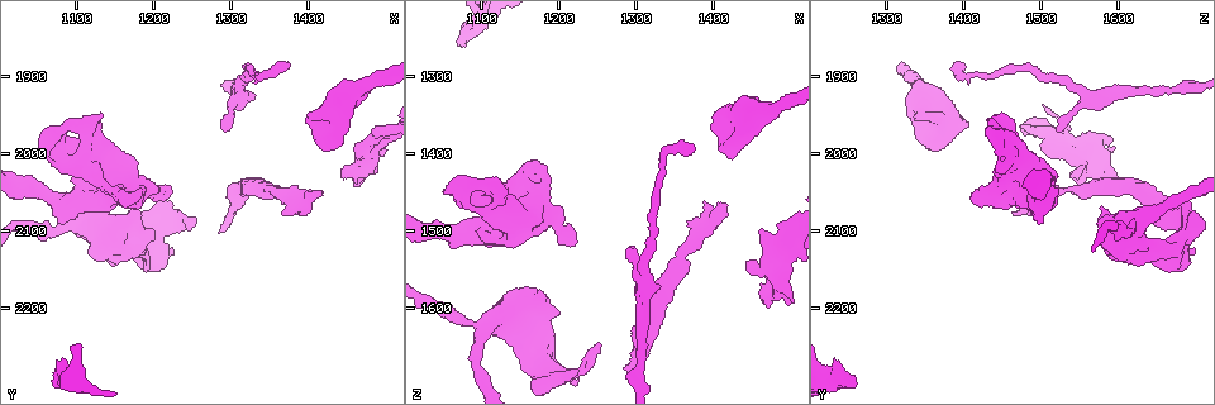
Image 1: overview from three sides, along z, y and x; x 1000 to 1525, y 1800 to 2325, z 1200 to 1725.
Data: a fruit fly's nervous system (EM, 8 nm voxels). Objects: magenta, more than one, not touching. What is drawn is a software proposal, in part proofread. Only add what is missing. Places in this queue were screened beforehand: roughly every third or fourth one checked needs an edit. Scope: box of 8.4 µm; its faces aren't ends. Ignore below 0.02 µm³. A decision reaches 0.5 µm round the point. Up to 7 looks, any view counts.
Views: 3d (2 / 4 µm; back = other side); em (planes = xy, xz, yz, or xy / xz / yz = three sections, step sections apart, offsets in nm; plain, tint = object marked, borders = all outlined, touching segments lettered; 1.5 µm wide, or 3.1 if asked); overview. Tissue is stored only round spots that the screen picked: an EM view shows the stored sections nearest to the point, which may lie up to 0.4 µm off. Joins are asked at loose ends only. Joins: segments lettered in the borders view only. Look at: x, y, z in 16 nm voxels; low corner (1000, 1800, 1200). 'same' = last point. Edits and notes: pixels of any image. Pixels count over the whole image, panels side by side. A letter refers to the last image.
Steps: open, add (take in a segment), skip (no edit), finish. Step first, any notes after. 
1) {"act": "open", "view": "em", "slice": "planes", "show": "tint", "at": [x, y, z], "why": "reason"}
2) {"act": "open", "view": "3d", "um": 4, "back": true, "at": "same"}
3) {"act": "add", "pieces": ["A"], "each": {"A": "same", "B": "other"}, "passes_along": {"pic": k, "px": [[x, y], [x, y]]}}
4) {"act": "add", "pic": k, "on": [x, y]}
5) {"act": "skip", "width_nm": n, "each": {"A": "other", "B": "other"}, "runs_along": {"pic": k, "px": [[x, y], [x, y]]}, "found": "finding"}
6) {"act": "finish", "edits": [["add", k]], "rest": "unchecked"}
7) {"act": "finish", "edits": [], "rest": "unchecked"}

{"act": "open", "view": "3d", "um": 2, "at": [1225, 2045, 1515], "why": "free end"}

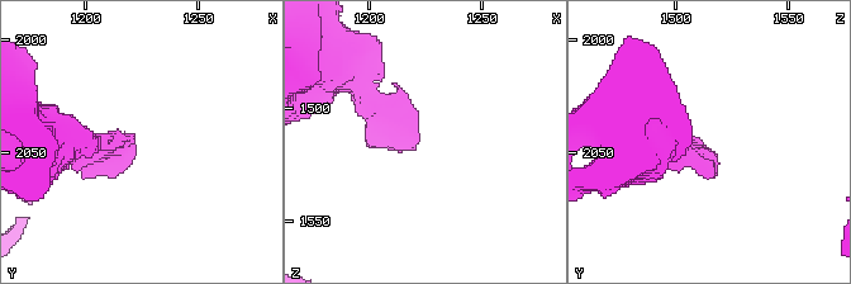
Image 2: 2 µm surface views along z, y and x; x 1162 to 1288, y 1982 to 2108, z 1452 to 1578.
{"act": "open", "view": "em", "slice": "yz", "step": 8, "show": "tint", "at": [1223, 2048, 1513], "why": "shape alone is not enough"}

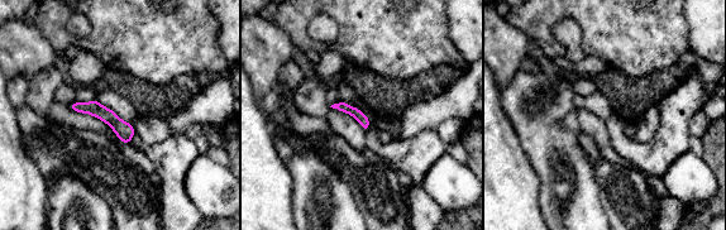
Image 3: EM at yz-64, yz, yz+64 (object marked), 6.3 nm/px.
{"act": "open", "view": "em", "slice": "yz", "step": 8, "show": "borders", "at": "same", "why": "what lies round it"}

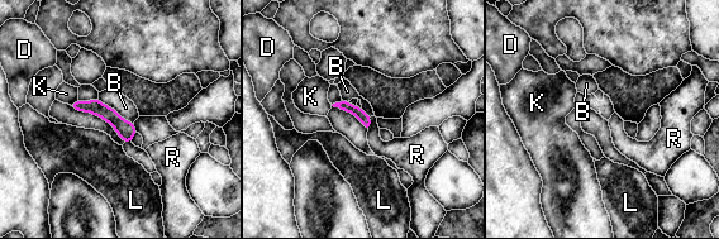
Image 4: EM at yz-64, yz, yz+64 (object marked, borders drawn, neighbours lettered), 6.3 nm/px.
{"act": "skip", "longest_contact_nm": ["B", 280], "each": {"B": "other", "D": "other", "K": "other", "L": "other", "R": "other"}, "found": "none of them fits"}

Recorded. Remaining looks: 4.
{"act": "open", "view": "em", "slice": "xz", "step": 4, "show": "tint", "at": [1405, 2045, 1460], "why": "end of a long branch"}

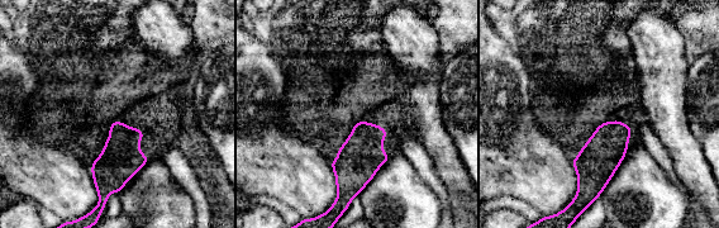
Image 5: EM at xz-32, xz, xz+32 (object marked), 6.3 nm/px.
{"act": "open", "view": "em", "slice": "planes", "show": "tint", "at": "same"}

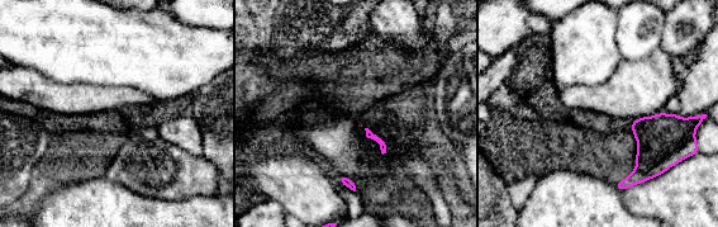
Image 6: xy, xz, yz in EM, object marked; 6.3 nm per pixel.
{"act": "open", "view": "em", "slice": "planes", "show": "borders", "at": "same", "why": "what lies round it"}

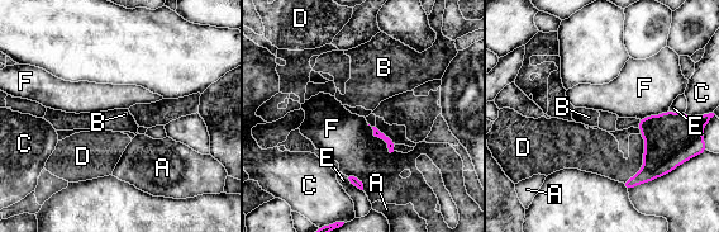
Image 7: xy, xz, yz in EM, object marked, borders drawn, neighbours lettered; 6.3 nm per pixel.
{"act": "skip", "longest_contact_nm": ["D", 340], "each": {"A": "other", "B": "other", "C": "other", "D": "other", "E": "other", "F": "other"}, "border": {"pic": 7, "px": [[371, 127], [391, 156]]}, "found": "none of them fits"}

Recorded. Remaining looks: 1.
{"act": "open", "view": "em", "slice": "planes", "show": "borders", "at": [1285, 2100, 1680], "why": "thin end"}

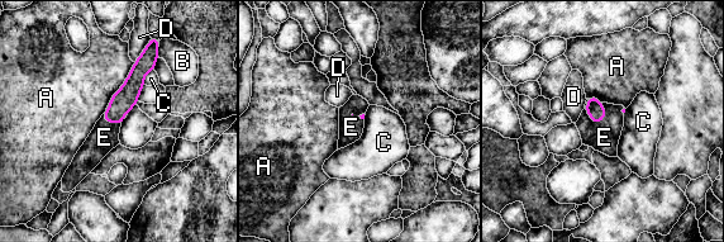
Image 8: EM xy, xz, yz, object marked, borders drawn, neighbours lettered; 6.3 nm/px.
{"act": "add", "pieces": ["E"], "each": {"A": "other", "B": "other", "C": "other", "D": "other", "E": "same"}, "found": "it goes on there"}

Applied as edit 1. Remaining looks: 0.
{"act": "finish", "edits": [["add", 8]], "rest": "unchecked"}

